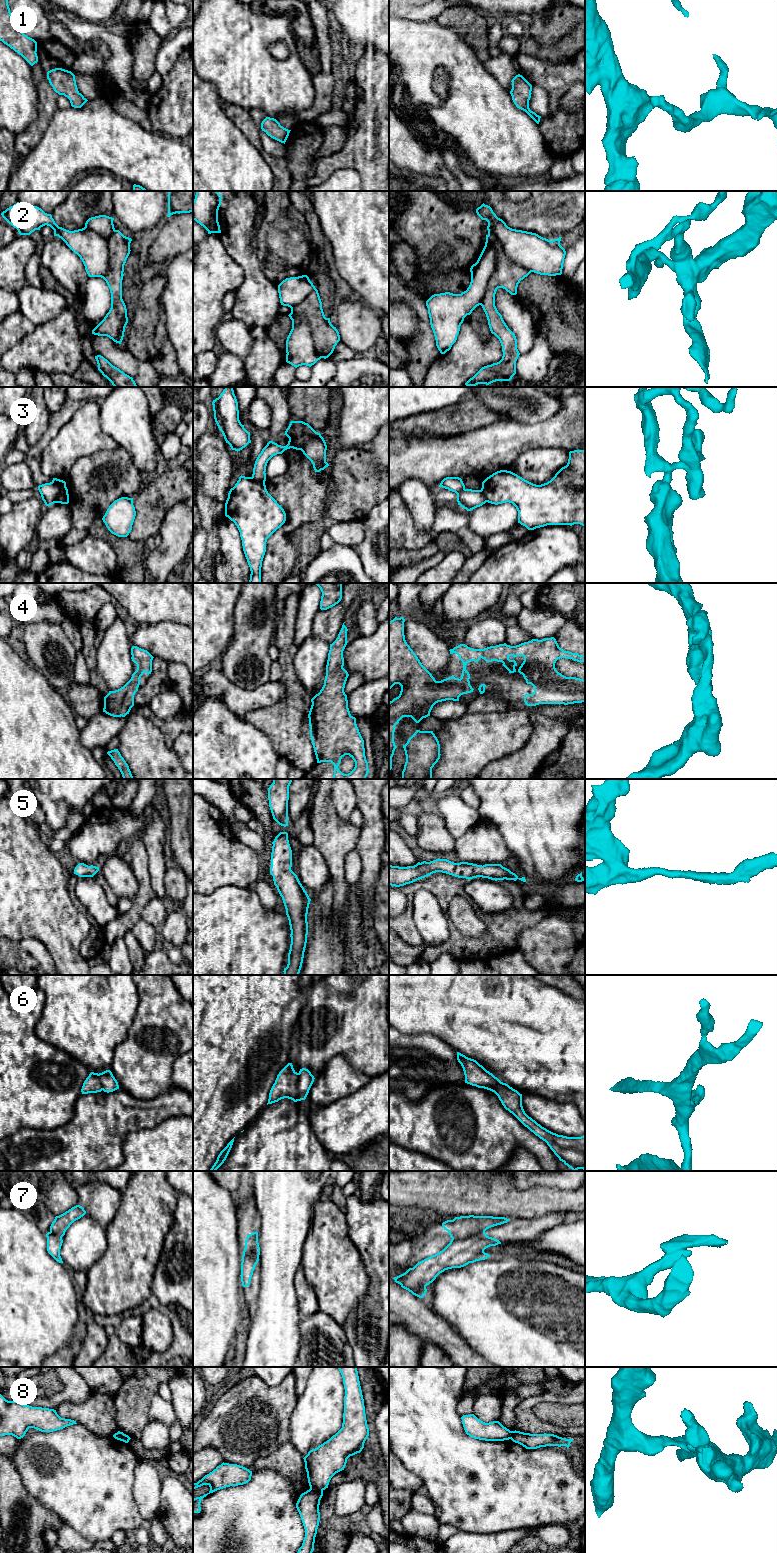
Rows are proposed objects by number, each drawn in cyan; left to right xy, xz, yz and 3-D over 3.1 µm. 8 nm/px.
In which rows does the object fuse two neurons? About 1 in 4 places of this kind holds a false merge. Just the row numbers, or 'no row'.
2, 3, 7, 8

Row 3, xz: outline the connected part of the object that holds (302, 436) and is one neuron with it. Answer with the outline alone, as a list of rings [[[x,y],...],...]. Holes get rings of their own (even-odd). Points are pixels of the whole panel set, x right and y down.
[[[291,421],[284,435],[289,438],[286,446],[269,441],[262,449],[254,464],[251,477],[253,480],[265,483],[268,461],[273,456],[282,454],[290,448],[301,450],[313,464],[315,472],[320,472],[329,466],[326,462],[326,442],[321,434],[316,432],[308,423]]]

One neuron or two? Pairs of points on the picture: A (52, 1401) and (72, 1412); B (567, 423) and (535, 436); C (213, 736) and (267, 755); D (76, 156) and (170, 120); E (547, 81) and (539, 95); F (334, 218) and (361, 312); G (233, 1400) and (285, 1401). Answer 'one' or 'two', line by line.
A: two
B: one
C: one
D: two
E: two
F: two
G: one

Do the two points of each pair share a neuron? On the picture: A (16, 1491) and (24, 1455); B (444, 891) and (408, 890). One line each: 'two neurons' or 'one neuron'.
A: two neurons
B: one neuron

